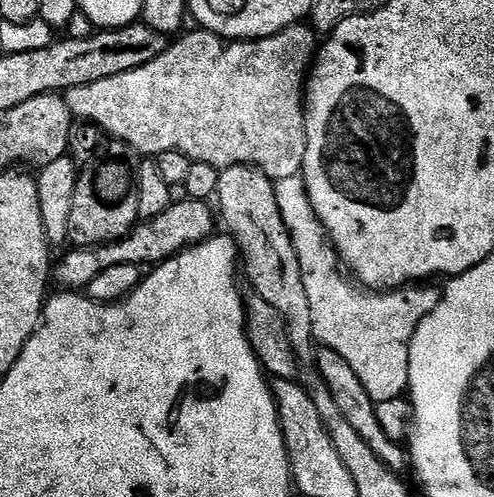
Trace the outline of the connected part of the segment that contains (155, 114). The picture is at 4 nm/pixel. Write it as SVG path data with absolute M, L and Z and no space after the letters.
M304 22L292 24L278 34L258 37L256 40L228 40L222 36L215 36L213 32L195 30L196 32L190 33L189 36L181 35L175 42L169 43L168 49L158 58L154 58L154 62L146 62L146 66L126 70L126 74L114 74L114 78L102 78L102 82L71 88L66 94L66 99L77 121L97 124L109 137L124 141L144 158L156 158L164 151L180 151L192 162L209 163L216 169L229 168L235 164L252 164L256 168L261 168L273 182L299 176L303 173L306 158L306 126L304 125L306 81L318 51L318 39L316 40L315 34L306 25L307 23Z

